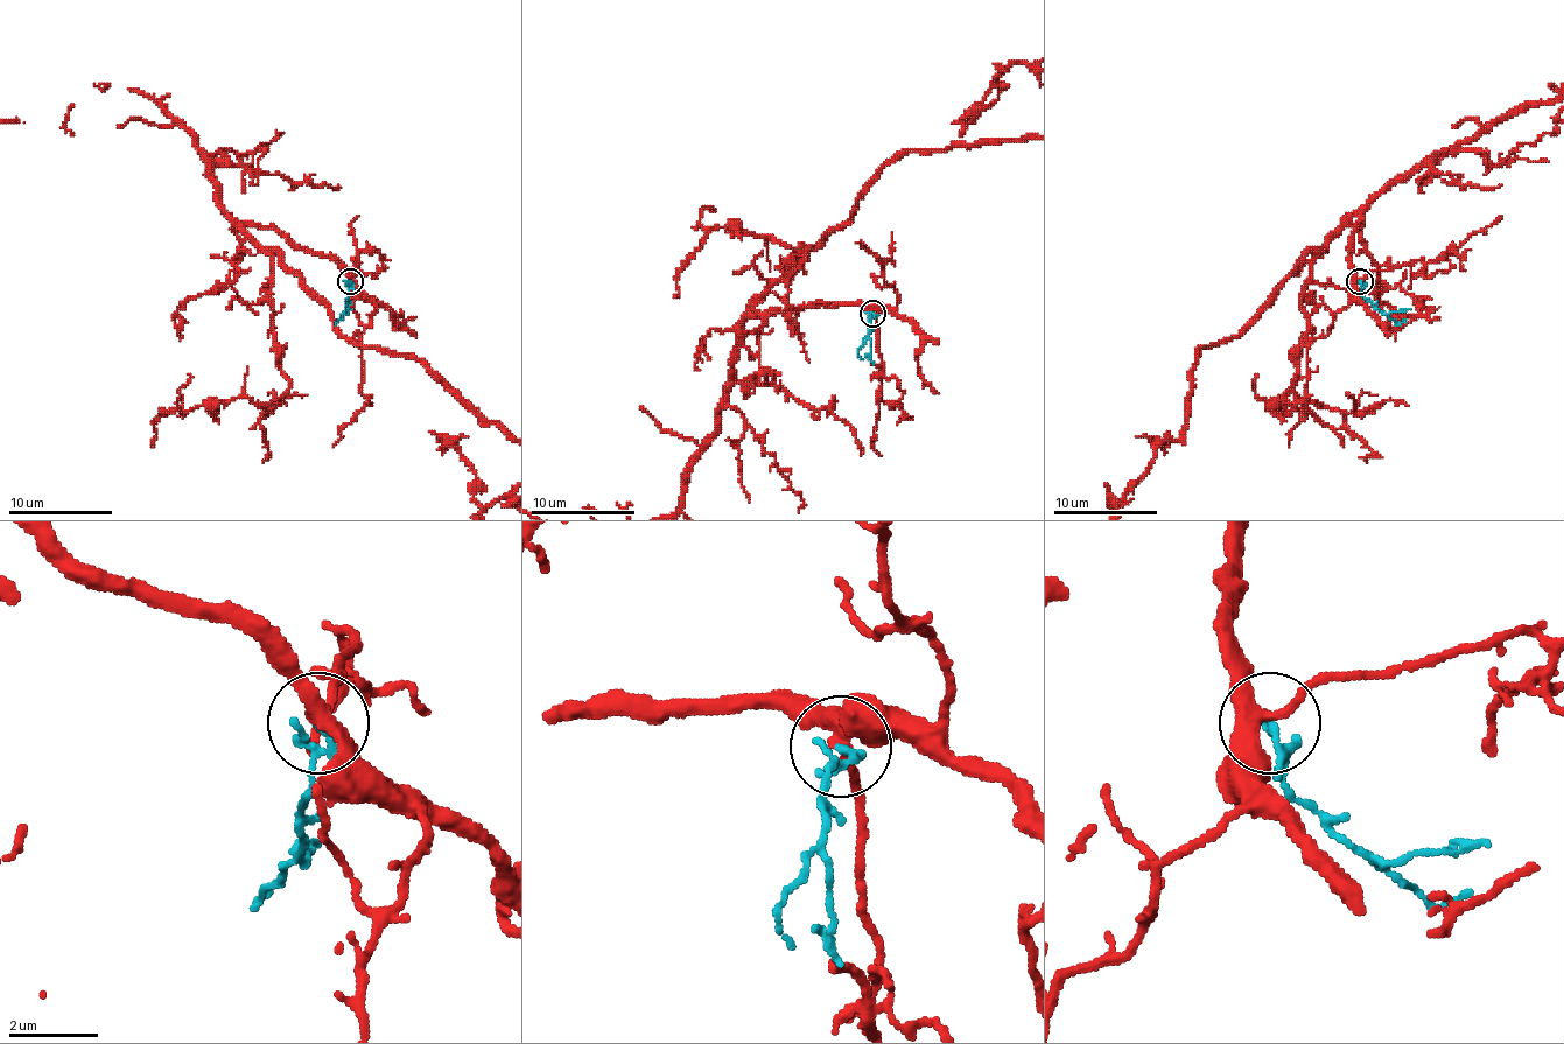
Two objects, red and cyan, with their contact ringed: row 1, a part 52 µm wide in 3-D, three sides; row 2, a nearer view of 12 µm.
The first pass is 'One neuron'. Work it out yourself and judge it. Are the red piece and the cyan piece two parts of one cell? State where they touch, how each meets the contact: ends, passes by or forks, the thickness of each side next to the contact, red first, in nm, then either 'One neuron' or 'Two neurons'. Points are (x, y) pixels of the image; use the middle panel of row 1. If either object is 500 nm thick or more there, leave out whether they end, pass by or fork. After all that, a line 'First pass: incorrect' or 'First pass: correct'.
Place: (872, 313). At the ring red forks. At the ring cyan forks. Thickness 300 nm (red) against 100 nm. One neuron
First pass: correct

